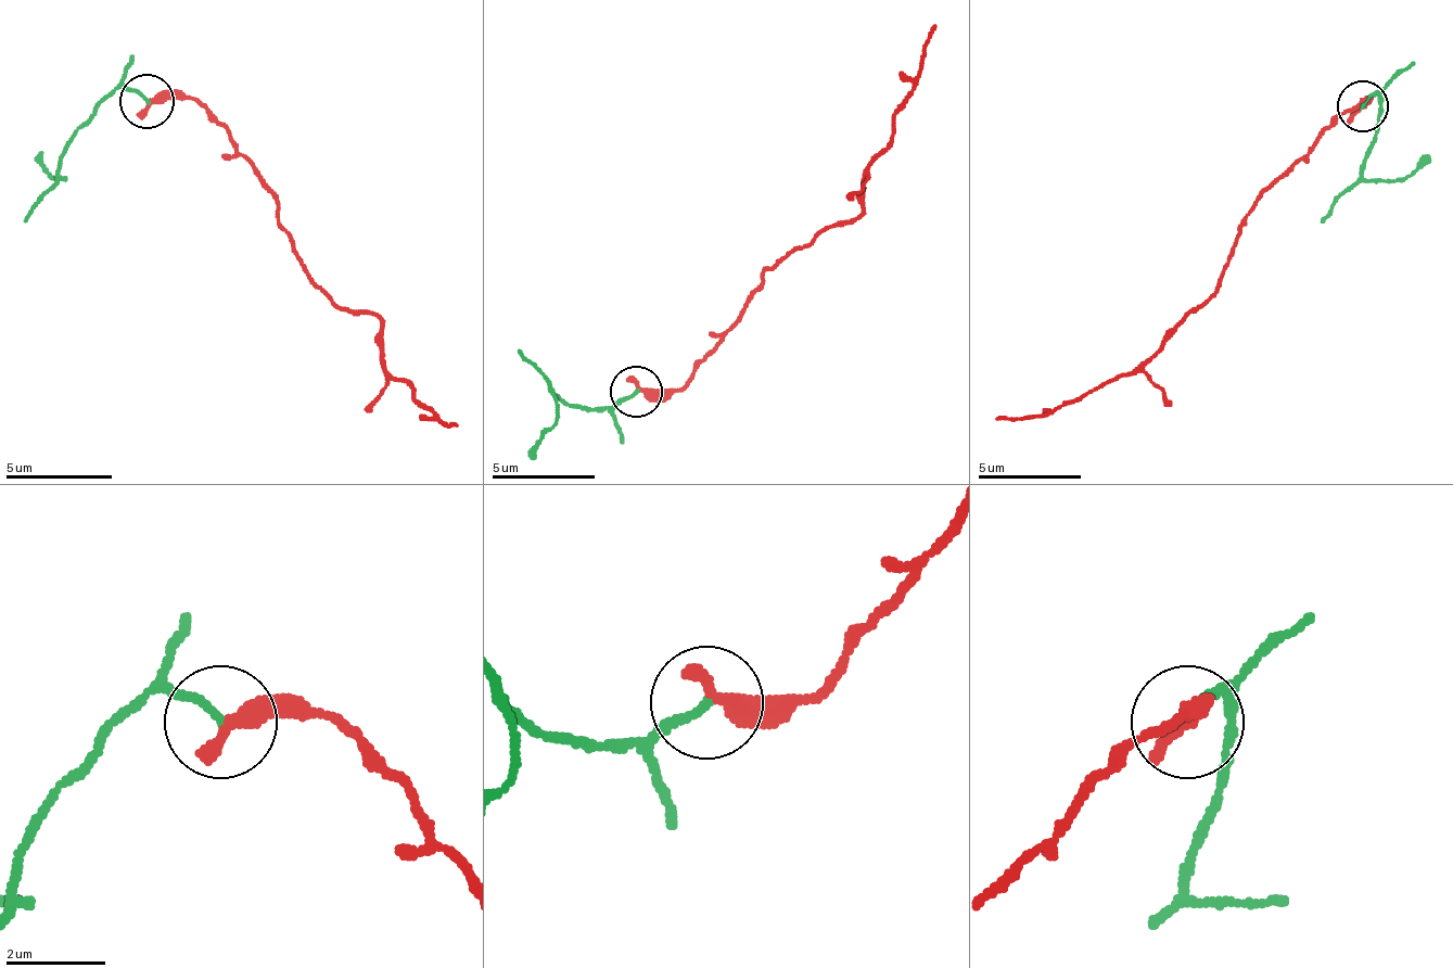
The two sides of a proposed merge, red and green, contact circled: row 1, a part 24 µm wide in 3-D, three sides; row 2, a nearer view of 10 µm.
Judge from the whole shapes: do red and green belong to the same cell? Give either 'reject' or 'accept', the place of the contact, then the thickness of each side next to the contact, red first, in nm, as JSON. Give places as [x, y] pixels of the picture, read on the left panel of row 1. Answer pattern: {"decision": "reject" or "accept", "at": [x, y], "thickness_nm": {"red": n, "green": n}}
{"decision": "reject", "at": [147, 101], "thickness_nm": {"red": 440, "green": 170}}

